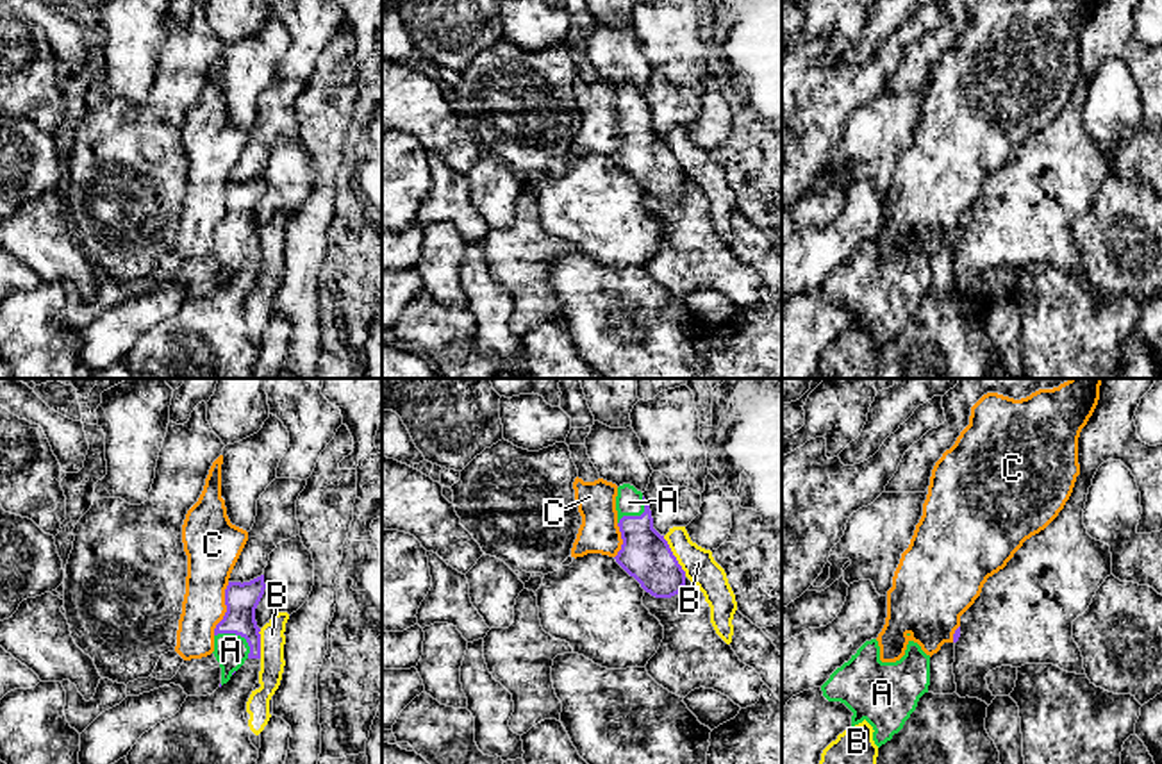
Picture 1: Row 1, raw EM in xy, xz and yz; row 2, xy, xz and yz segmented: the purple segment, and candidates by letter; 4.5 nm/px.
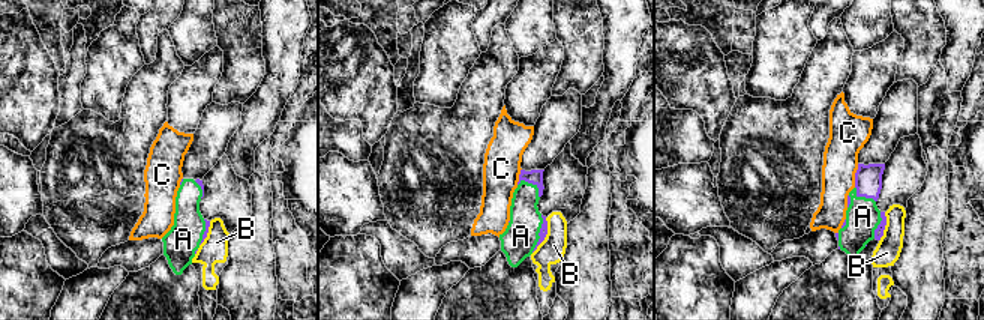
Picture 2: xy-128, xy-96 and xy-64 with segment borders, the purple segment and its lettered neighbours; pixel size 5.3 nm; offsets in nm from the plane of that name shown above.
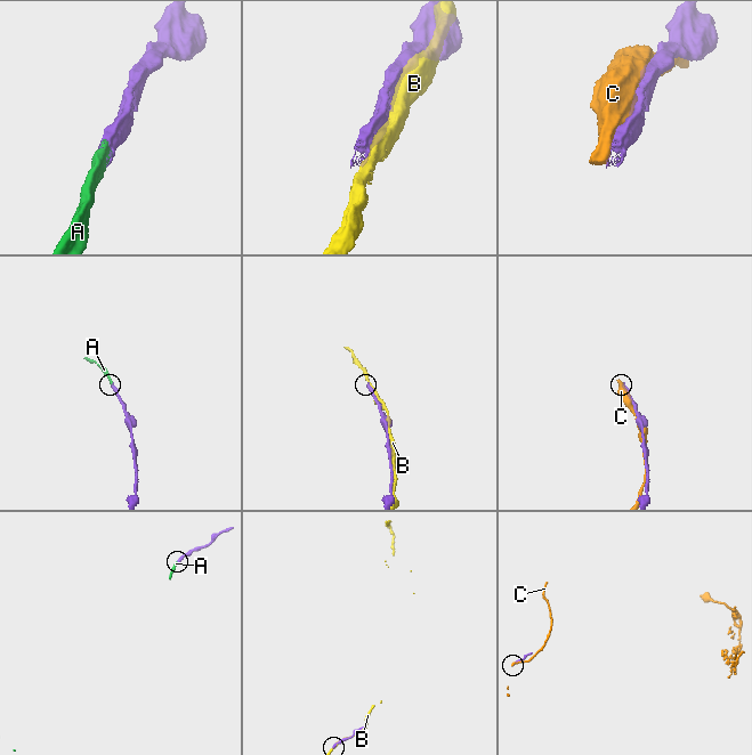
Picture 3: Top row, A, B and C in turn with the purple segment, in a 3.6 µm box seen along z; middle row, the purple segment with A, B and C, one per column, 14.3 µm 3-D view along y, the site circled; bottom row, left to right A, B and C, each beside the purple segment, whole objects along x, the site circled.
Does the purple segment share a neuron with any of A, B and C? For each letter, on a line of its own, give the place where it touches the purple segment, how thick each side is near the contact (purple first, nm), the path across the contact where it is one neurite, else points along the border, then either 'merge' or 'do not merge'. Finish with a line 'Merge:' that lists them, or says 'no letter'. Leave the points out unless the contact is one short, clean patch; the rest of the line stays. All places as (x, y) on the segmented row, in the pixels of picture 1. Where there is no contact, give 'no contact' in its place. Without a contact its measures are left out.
A: meets purple in xy at (240, 634); 150 nm thick on the purple side, 150 nm on the other; runs through xy (241, 600), (240, 634), (231, 650); merge
B: meets purple in xz at (673, 556); 220 nm thick on the purple side, 140 nm on the other; do not merge
C: meets purple in xy at (227, 609); 150 nm thick on the purple side, 220 nm on the other; do not merge
Merge: A

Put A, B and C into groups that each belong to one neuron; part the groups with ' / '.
A / B / C

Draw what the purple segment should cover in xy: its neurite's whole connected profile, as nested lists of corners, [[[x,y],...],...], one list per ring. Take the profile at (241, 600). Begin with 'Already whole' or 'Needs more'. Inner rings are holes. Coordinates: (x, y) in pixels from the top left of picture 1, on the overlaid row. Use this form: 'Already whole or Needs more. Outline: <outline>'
Needs more. Outline: [[[264,575],[250,582],[228,582],[225,589],[227,612],[214,628],[214,657],[221,668],[221,684],[245,664],[246,659],[261,659],[261,628],[255,609],[264,594]]]

